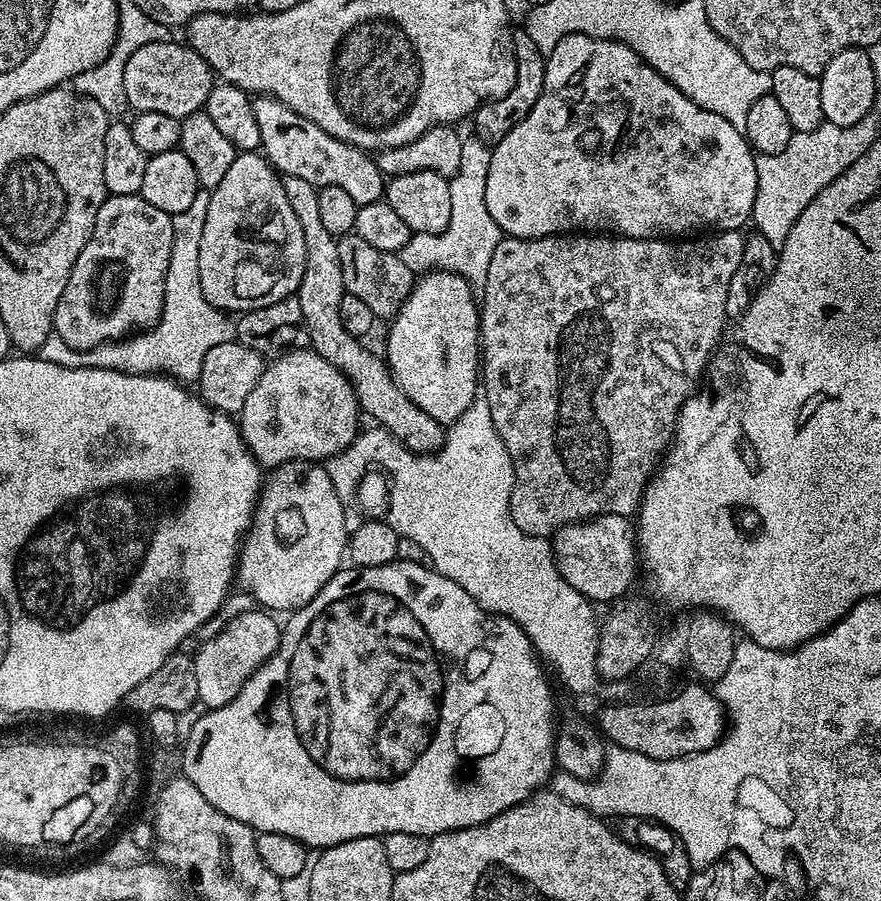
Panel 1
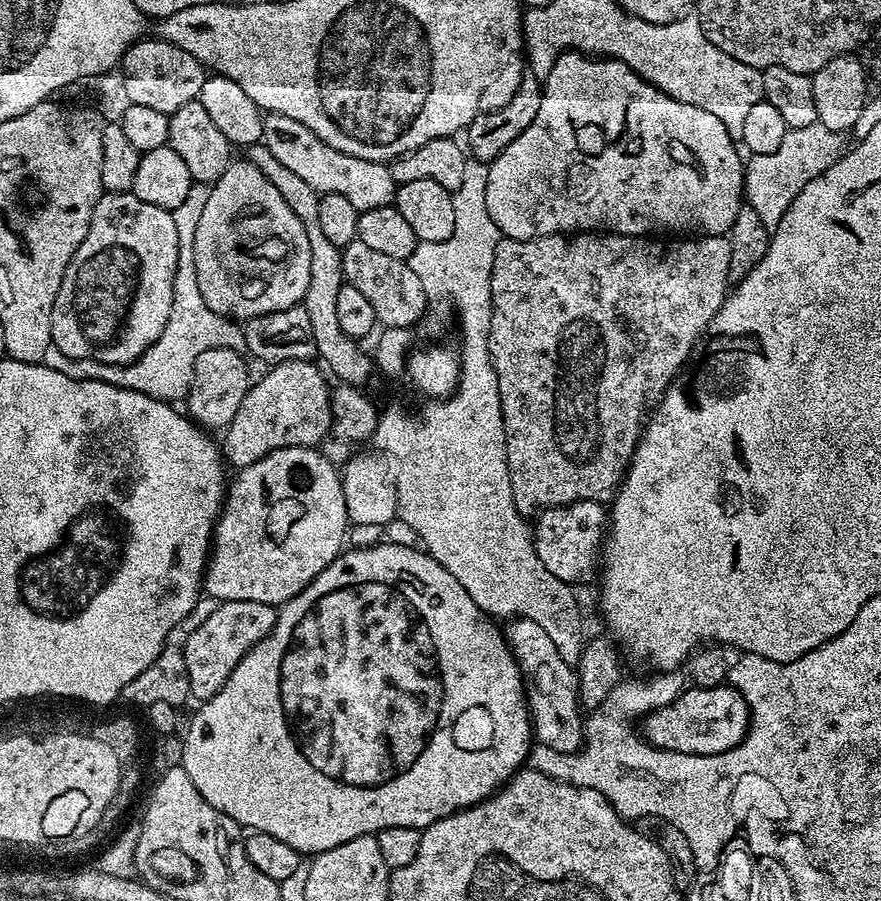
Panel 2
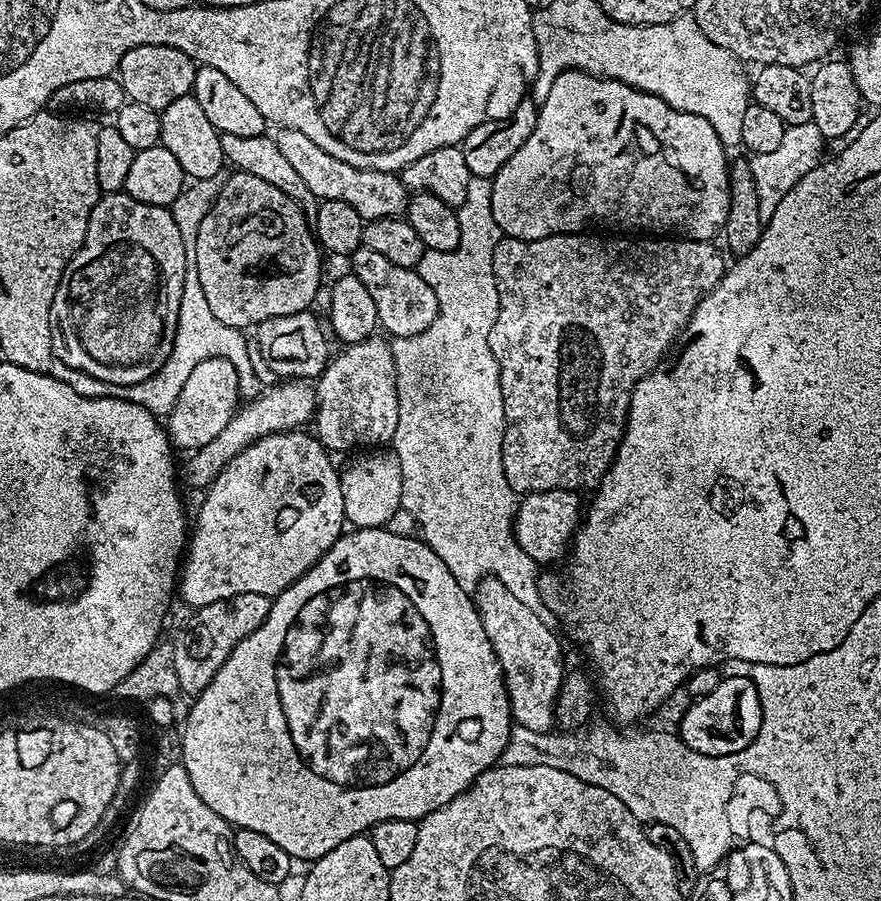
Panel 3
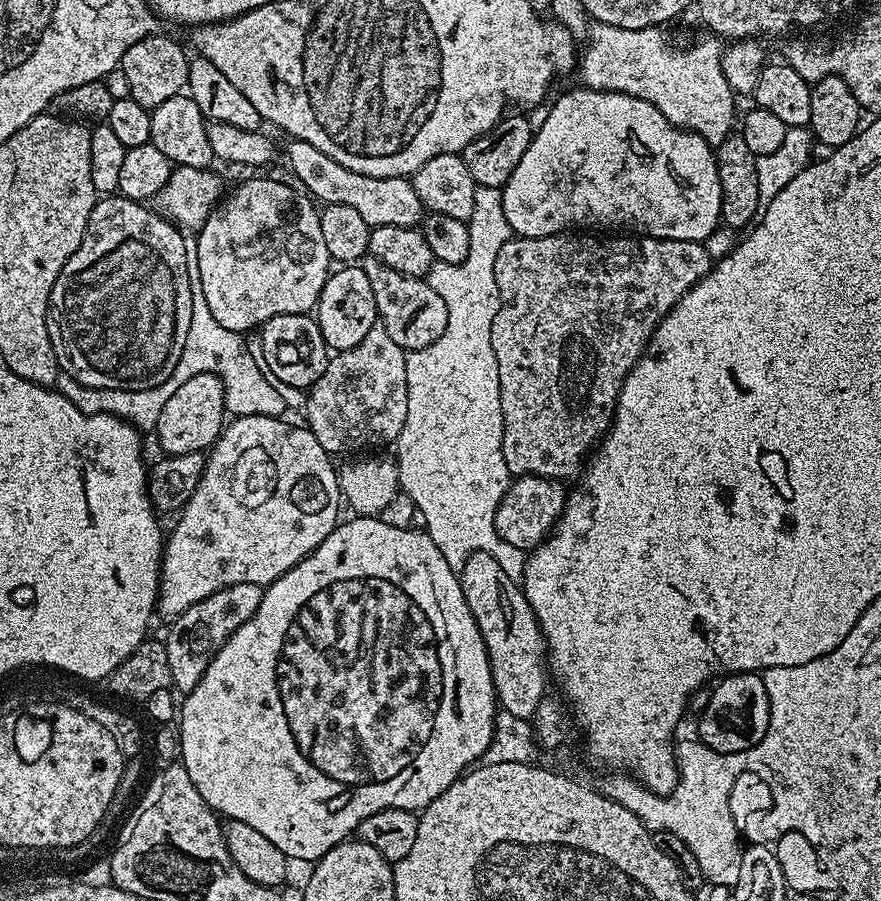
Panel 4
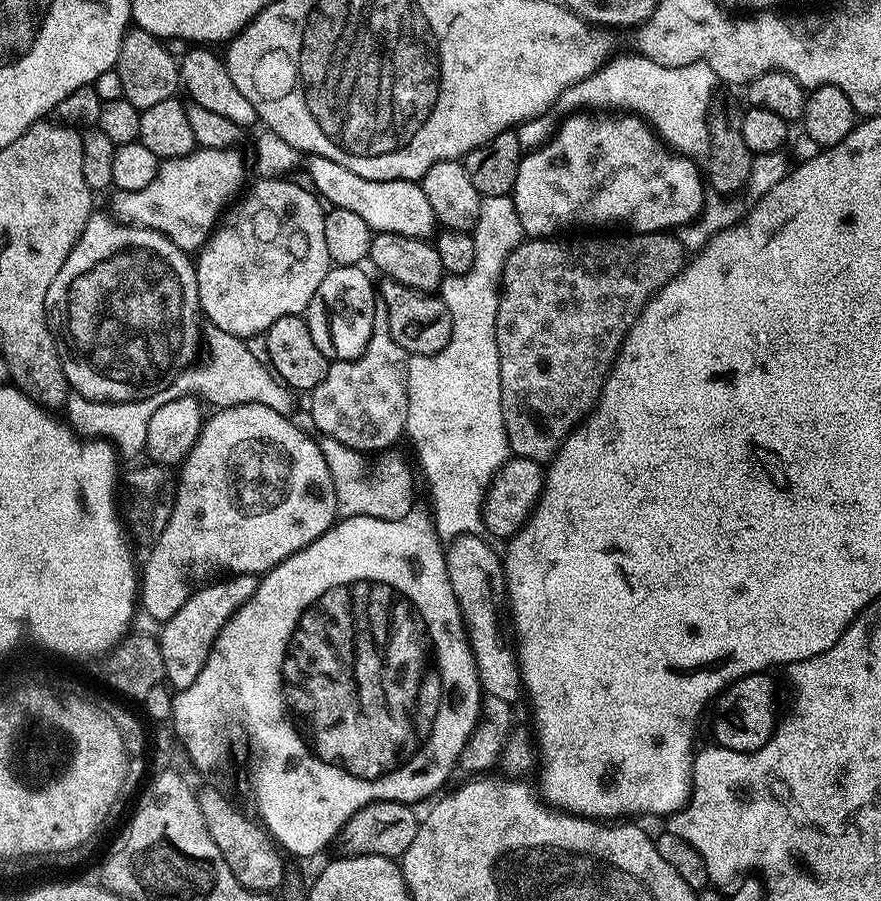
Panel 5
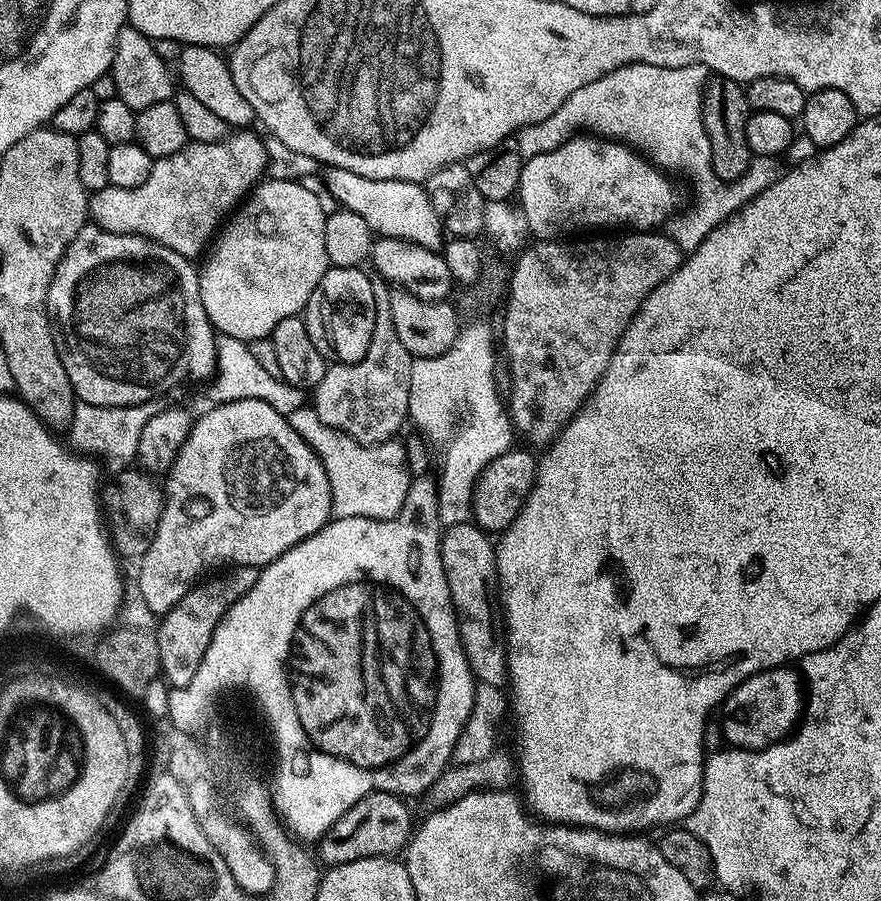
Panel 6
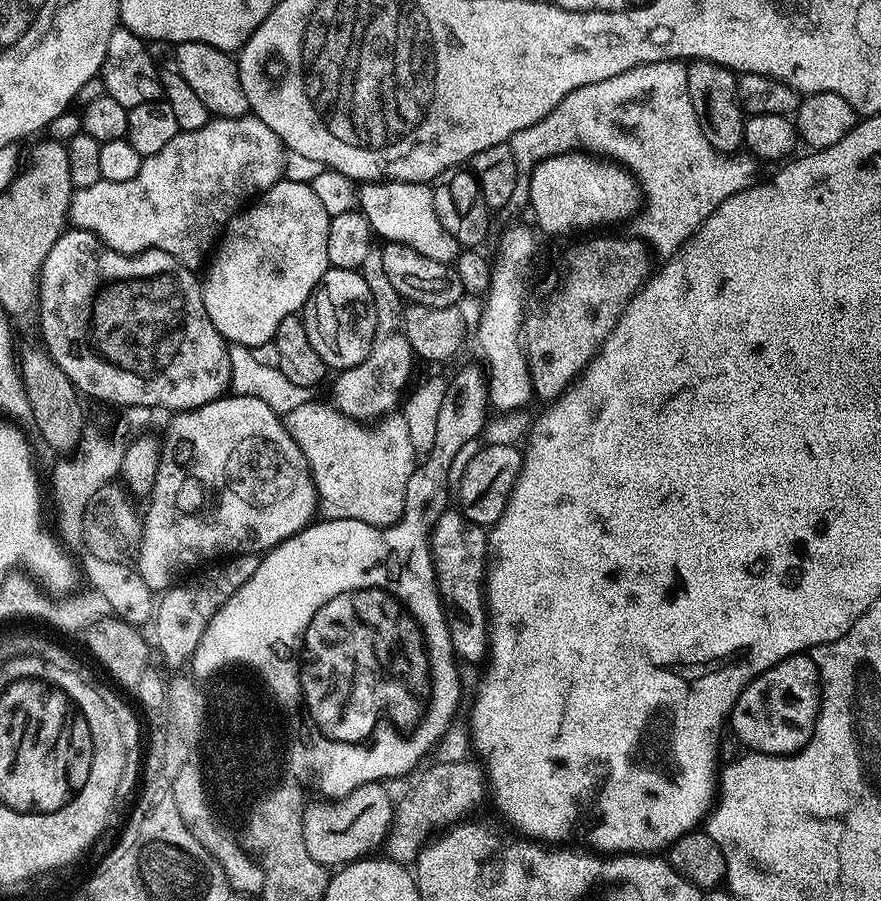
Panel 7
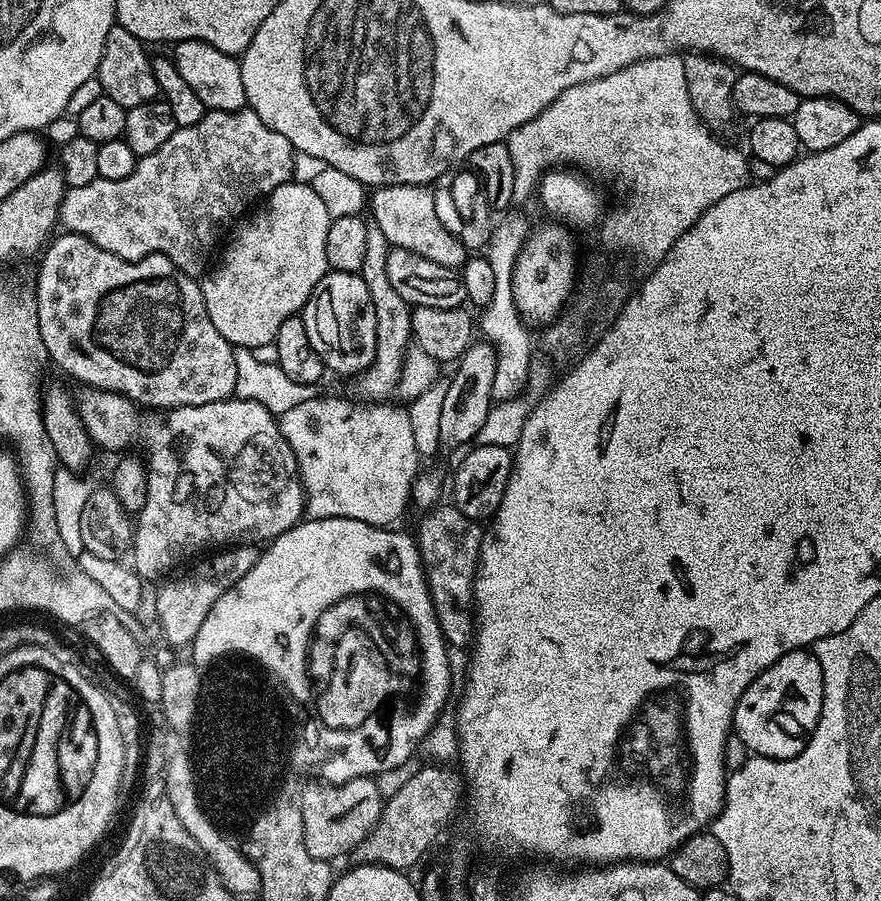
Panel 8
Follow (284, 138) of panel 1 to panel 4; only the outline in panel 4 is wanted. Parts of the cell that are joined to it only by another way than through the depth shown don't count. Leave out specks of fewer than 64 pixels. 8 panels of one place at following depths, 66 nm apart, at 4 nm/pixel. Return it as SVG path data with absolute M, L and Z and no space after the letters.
M289 139L287 143L288 164L292 167L293 174L304 183L303 191L315 197L321 205L354 206L354 210L358 210L358 214L362 214L362 218L366 218L366 222L372 228L378 226L415 228L421 223L426 209L424 201L418 198L418 194L414 194L411 179L402 176L374 178L366 174L358 174L334 162L334 158L322 154L318 146L310 146L310 142Z

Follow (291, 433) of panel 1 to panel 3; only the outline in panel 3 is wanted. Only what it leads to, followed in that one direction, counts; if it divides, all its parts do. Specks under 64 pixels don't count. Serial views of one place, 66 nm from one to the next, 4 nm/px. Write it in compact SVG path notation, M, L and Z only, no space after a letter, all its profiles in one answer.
M284 380L276 382L273 388L268 388L259 393L255 398L249 399L226 422L226 430L214 438L206 446L195 449L188 461L182 464L182 480L192 488L207 489L212 479L223 470L226 465L246 446L250 446L255 440L261 440L263 436L290 432L305 427L304 423L311 421L316 414L316 389L306 380Z

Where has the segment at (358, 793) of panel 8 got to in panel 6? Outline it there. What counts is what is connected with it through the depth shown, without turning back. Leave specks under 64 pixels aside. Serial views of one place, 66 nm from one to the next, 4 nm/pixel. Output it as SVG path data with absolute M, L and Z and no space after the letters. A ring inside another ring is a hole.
M371 792L366 798L362 798L358 802L354 802L354 806L350 806L350 810L346 810L346 814L342 814L342 818L338 818L338 822L334 822L334 826L330 826L330 830L326 833L325 838L318 846L318 856L321 861L325 860L325 865L335 866L345 864L346 862L354 862L362 858L370 858L371 856L391 856L397 855L396 851L403 849L411 840L414 831L414 820L412 824L412 812L407 808L405 801L399 796L392 796L389 792ZM372 840L380 840L377 848L372 848Z

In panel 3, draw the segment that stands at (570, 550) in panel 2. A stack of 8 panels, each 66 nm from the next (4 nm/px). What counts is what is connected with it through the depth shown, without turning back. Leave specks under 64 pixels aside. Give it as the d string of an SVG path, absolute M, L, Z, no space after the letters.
M546 490L527 493L516 505L514 531L516 541L537 565L552 566L555 560L565 559L577 528L582 523L582 504L580 492L570 490Z

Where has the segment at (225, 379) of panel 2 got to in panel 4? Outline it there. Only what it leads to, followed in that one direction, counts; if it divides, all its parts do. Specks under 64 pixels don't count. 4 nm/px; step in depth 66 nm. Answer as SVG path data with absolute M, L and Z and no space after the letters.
M215 372L194 374L169 399L158 414L154 435L160 443L161 453L181 456L191 452L211 449L221 432L224 431L226 413L224 410L224 384Z

